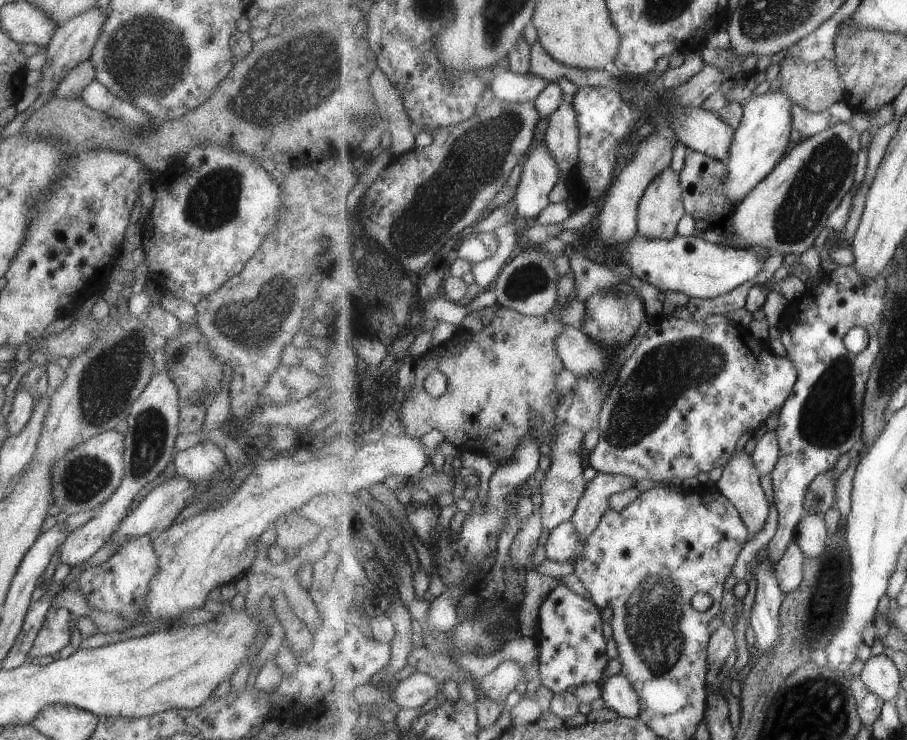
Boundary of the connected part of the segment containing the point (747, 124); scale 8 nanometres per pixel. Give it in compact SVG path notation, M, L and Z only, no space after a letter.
M782 89L767 91L744 104L741 126L736 128L735 140L731 144L731 156L727 160L727 178L723 182L723 194L729 202L741 202L751 190L771 174L792 147L791 130L794 129L794 108L791 96Z

